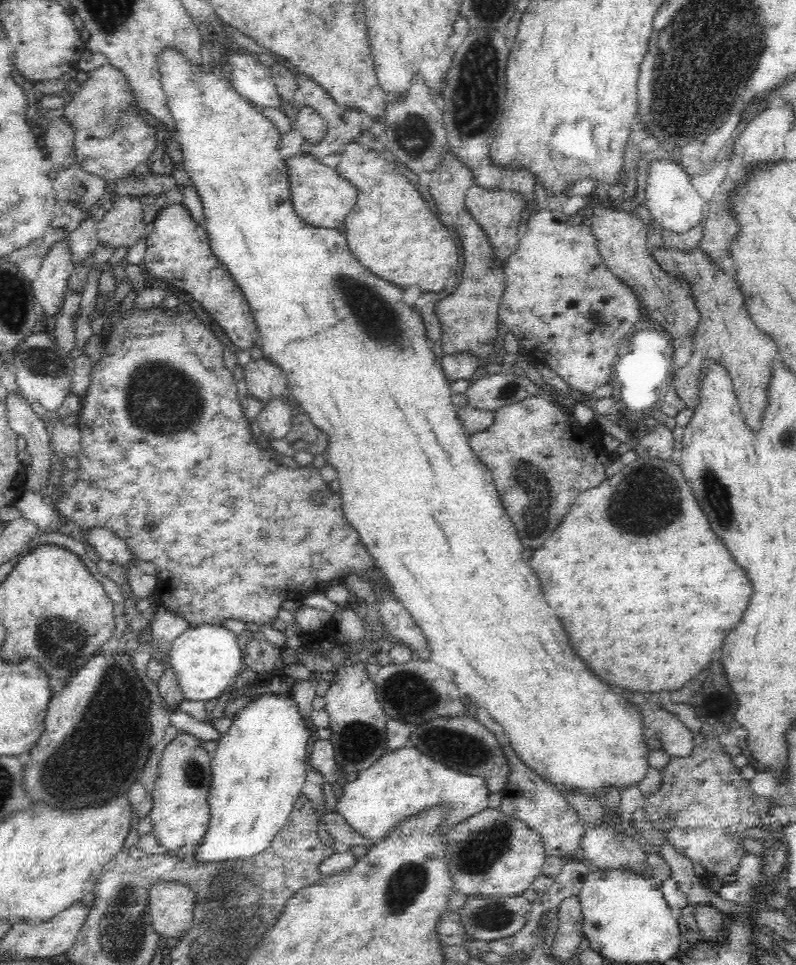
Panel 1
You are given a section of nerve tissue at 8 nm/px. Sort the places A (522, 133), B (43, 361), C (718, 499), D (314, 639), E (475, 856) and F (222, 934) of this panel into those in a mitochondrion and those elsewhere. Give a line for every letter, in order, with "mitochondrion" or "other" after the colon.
A: other
B: mitochondrion
C: mitochondrion
D: other
E: mitochondrion
F: mitochondrion

